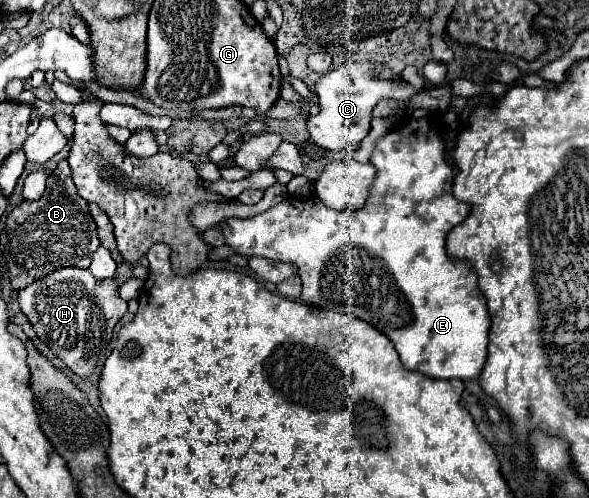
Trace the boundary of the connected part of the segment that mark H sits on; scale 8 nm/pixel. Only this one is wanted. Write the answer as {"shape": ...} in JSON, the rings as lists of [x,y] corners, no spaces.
{"shape":[[[66,267],[18,293],[20,311],[28,317],[40,339],[80,377],[88,377],[98,357],[112,341],[114,325],[128,311],[118,295],[116,279],[96,279],[88,269]]]}

